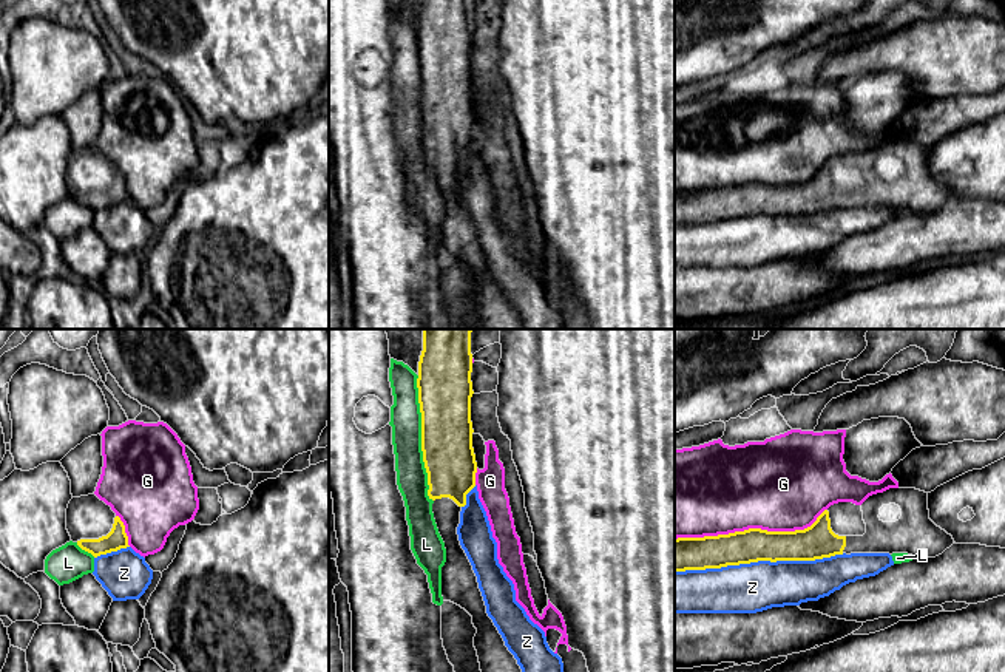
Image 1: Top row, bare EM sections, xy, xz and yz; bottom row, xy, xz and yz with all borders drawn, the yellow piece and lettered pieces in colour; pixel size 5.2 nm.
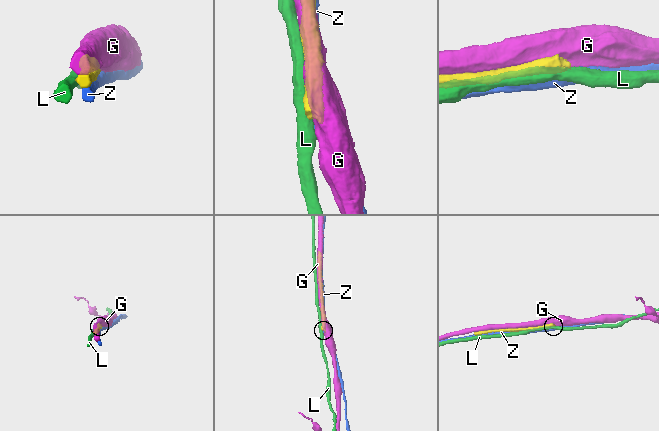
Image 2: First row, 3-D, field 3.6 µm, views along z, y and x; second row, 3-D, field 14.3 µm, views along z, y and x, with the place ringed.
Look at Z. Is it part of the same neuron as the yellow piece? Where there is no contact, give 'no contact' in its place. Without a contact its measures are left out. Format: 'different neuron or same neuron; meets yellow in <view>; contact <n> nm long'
different neuron; meets yellow in yz; contact 900 nm long

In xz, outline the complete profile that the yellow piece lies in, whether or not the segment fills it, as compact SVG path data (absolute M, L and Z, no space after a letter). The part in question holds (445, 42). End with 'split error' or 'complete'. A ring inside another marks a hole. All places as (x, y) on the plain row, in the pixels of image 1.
M423 0L417 32L421 105L428 150L434 154L434 173L446 202L442 250L472 270L482 329L523 329L486 267L477 230L457 188L460 165L466 159L466 148L475 141L477 127L471 26L471 0Z | split error

